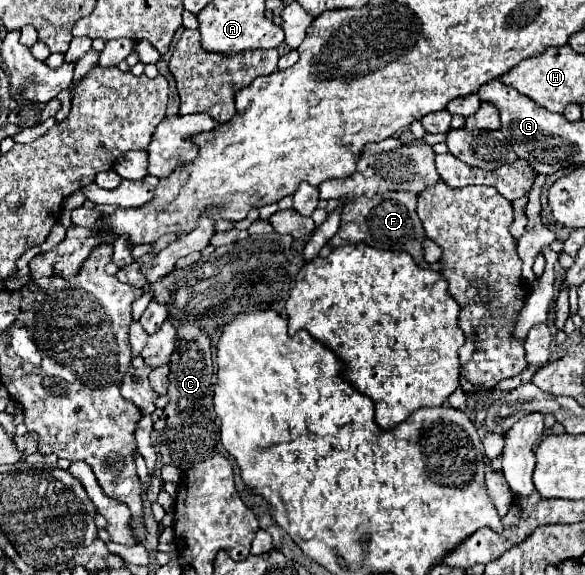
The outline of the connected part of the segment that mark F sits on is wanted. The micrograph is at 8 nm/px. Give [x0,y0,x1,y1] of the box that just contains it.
[329,192,429,268]

